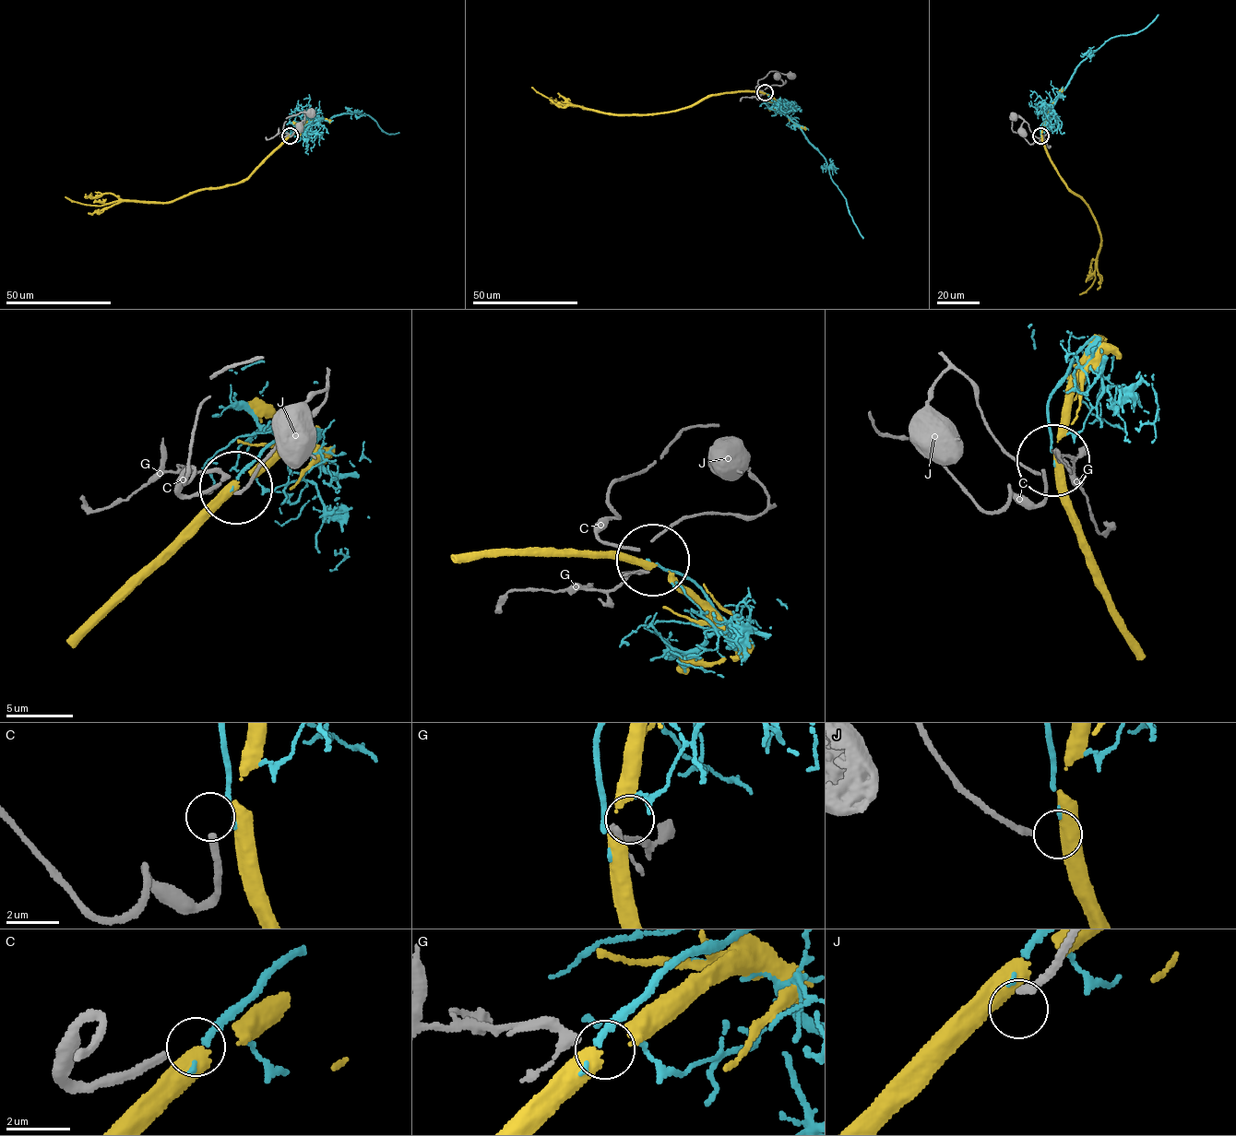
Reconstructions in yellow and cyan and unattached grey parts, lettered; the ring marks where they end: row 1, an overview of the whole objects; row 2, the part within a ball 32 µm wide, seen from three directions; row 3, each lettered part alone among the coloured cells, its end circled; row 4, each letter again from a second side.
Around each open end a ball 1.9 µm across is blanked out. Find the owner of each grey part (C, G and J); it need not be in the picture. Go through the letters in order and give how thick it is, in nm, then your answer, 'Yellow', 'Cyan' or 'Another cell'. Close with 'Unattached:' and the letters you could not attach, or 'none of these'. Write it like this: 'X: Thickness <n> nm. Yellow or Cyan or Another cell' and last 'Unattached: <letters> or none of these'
C: Thickness 260 nm. Another cell
G: Thickness 200 nm. Another cell
J: Thickness 200 nm. Cyan
Unattached: C, G

